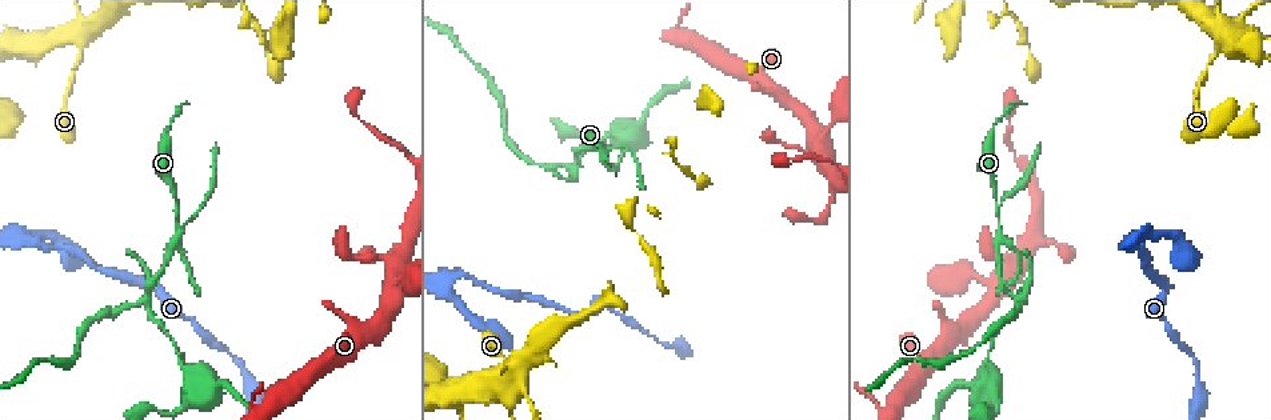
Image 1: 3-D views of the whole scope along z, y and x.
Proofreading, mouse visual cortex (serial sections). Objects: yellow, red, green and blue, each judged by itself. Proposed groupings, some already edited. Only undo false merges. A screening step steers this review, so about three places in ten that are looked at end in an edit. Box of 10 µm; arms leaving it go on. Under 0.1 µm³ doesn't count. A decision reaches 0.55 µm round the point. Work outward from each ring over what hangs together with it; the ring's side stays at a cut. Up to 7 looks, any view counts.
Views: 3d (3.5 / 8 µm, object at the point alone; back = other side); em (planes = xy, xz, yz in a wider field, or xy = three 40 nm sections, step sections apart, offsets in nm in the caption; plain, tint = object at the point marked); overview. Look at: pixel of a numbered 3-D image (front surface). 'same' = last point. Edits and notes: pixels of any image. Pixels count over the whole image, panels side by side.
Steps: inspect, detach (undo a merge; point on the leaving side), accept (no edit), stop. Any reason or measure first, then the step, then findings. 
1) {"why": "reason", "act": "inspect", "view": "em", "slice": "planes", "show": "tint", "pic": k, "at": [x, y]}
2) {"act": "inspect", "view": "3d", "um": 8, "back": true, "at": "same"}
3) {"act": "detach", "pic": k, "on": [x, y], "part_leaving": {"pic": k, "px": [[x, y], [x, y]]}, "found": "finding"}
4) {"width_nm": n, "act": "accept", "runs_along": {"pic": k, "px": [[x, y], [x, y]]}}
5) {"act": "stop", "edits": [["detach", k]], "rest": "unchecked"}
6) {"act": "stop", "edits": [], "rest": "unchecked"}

{"why": "thick turns thin", "act": "inspect", "view": "3d", "um": 3.5, "pic": 1, "at": [920, 370]}

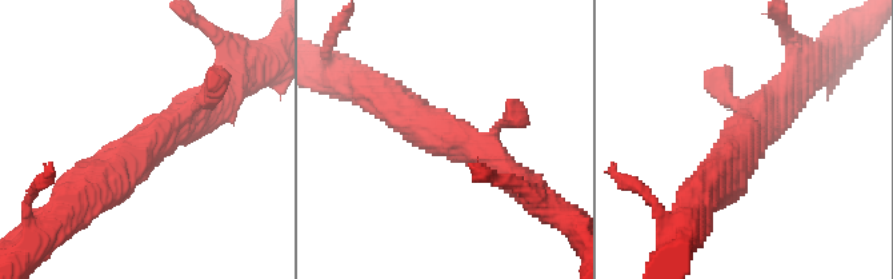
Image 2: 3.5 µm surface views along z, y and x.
{"arm_widths_nm": [150, 500], "act": "inspect", "view": "em", "slice": "xy", "step": 3, "show": "tint", "pic": 2, "at": [742, 143]}

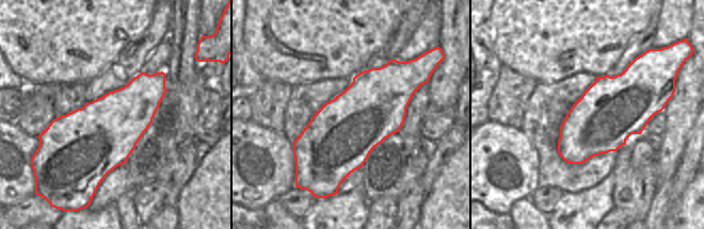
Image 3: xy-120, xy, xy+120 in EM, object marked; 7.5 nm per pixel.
{"act": "accept", "runs_along": {"pic": 2, "px": [[207, 98], [84, 196]]}, "found": "continuous, no second cell"}

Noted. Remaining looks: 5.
{"why": "abrupt turn", "act": "inspect", "view": "3d", "um": 3.5, "pic": 1, "at": [451, 278]}

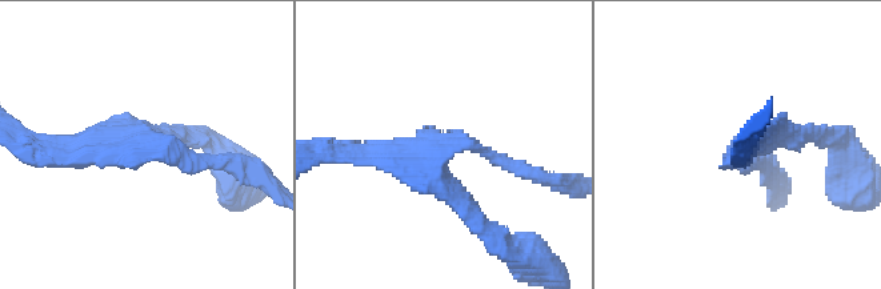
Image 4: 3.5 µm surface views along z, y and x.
{"why": "now the EM", "act": "inspect", "view": "em", "slice": "xy", "step": 5, "show": "tint", "pic": 4, "at": [440, 151]}

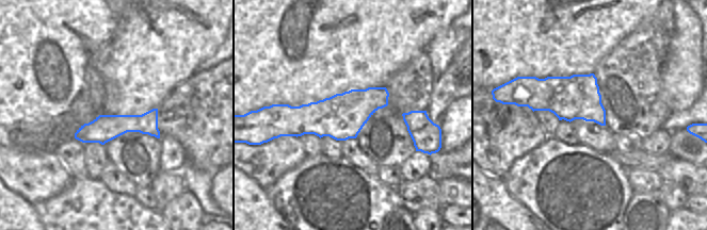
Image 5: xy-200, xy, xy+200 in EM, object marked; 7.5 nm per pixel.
{"act": "accept", "runs_along": {"pic": 4, "px": [[519, 168], [465, 141], [437, 155], [469, 220]]}, "found": "continuous, no second cell"}

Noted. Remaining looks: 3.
{"act": "inspect", "view": "3d", "um": 3.5, "pic": 1, "at": [604, 144]}

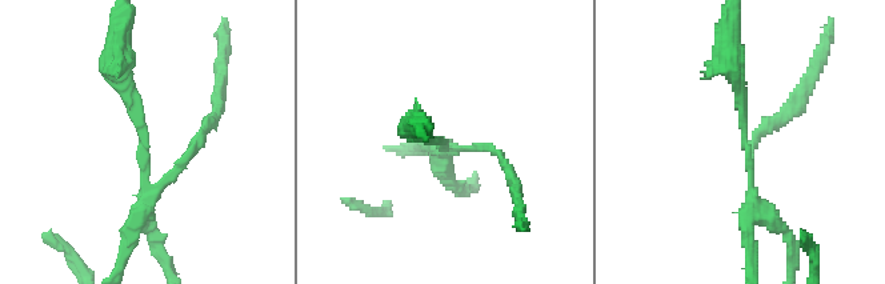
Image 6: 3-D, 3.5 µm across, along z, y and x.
{"why": "need the tissue", "act": "inspect", "view": "em", "slice": "xy", "step": 3, "show": "tint", "pic": 6, "at": [141, 152]}

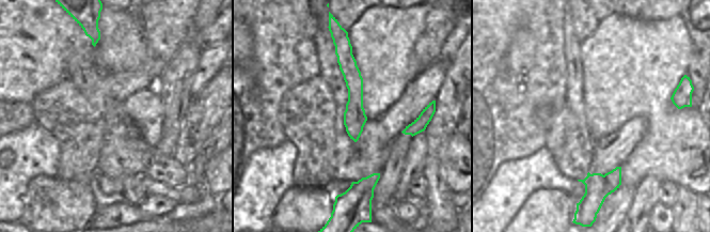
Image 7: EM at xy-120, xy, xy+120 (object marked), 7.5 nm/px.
{"width_nm": 170, "act": "detach", "pic": 6, "on": [121, 263], "part_leaving": {"pic": 6, "px": [[144, 199], [120, 268]]}, "found": "two cells meet here"}

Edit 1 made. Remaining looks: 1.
{"act": "stop", "edits": [["detach", 6]], "rest": "unchecked"}

